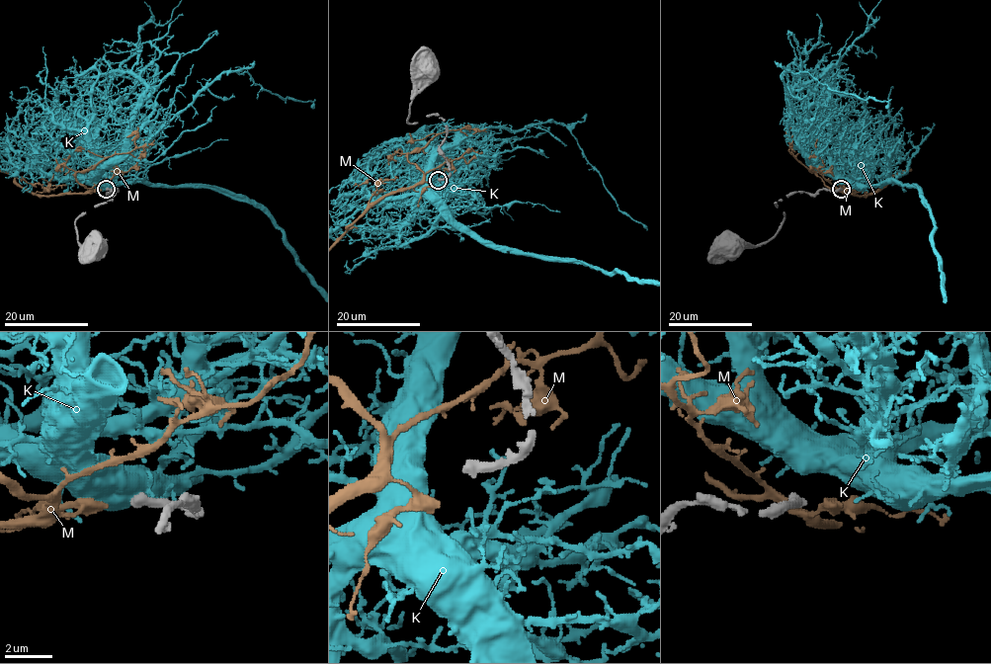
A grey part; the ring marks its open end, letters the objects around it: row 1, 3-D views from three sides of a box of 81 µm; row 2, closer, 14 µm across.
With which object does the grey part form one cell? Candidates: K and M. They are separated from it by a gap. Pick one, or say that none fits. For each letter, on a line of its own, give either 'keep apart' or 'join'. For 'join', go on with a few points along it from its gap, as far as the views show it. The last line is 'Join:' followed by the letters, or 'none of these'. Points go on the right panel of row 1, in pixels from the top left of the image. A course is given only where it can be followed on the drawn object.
K: join
M: keep apart
Join: K

